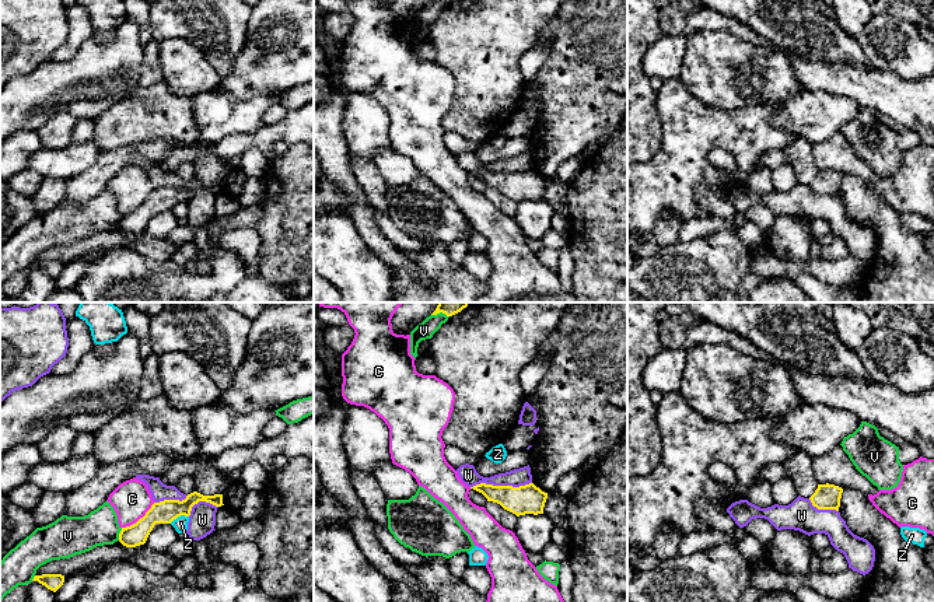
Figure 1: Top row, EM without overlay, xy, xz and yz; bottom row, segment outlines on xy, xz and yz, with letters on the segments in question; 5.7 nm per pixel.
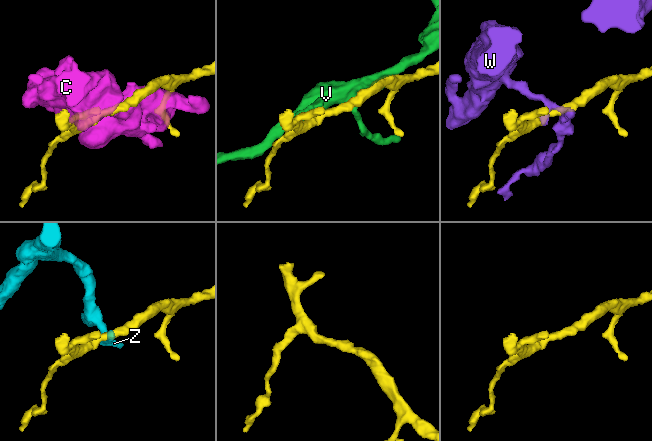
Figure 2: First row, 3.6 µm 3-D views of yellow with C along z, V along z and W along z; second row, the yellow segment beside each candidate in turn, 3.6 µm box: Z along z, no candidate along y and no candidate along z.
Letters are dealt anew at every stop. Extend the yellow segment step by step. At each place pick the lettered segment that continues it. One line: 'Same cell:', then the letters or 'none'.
Same cell: none

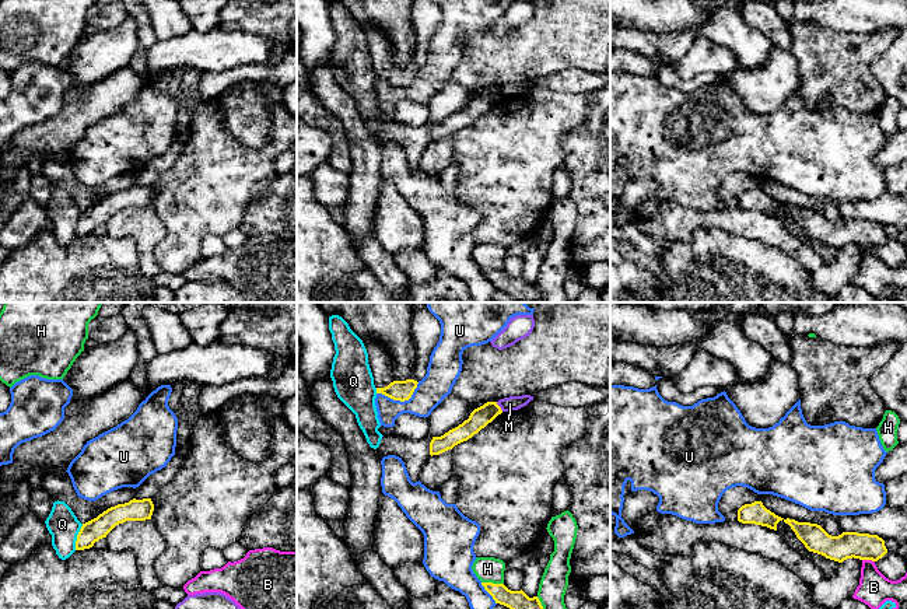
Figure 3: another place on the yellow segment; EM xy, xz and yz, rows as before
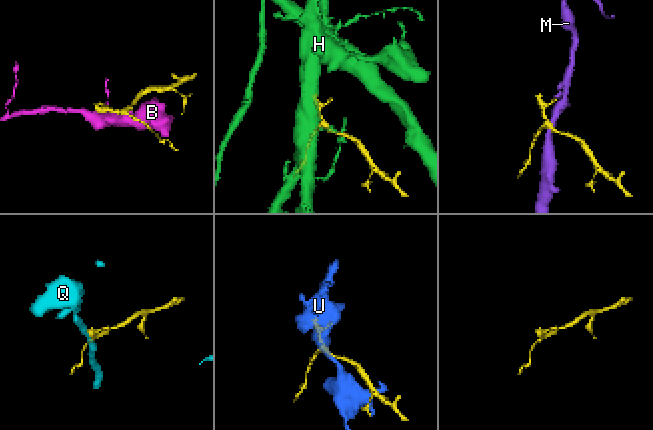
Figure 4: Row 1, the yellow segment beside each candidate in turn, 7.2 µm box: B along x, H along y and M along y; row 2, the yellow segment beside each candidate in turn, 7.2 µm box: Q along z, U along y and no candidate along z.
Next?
Same cell: none

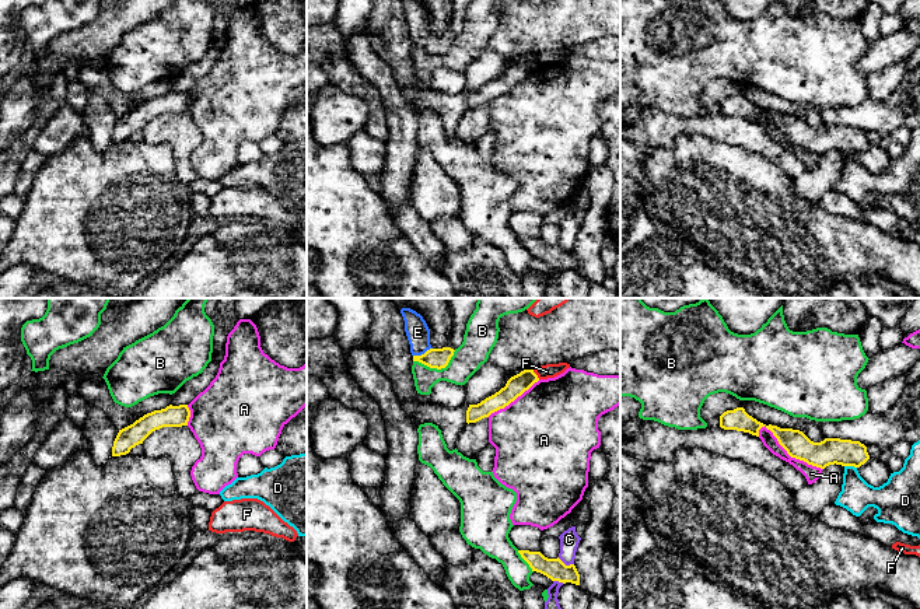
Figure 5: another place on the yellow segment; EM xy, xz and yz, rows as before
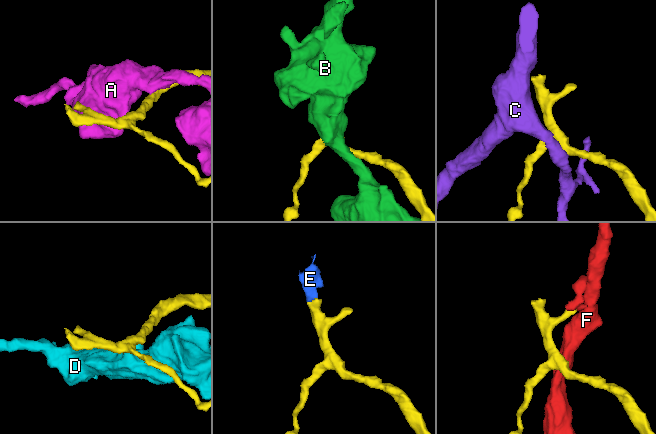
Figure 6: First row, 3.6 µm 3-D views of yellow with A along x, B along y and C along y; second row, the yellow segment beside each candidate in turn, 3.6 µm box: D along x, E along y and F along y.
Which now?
Same cell: E

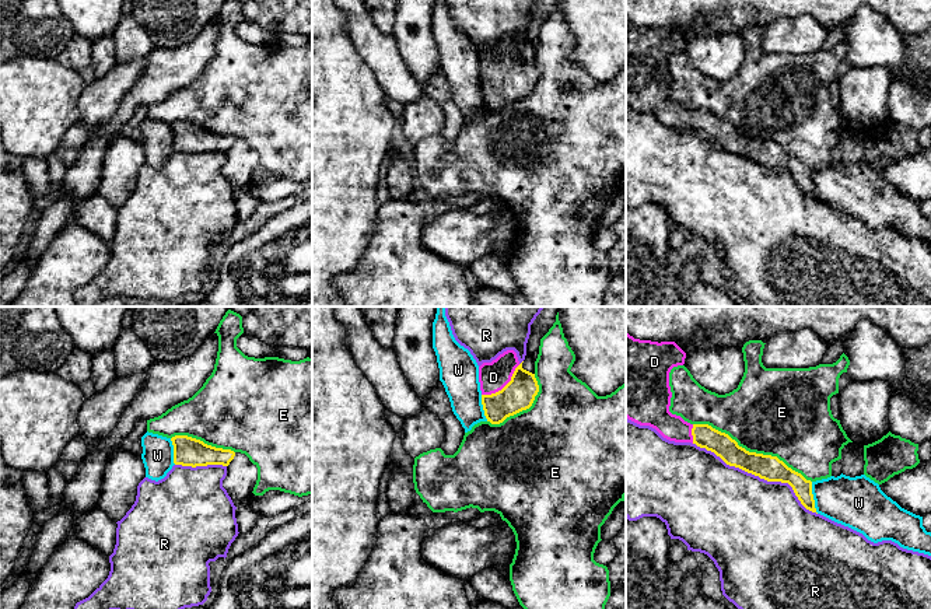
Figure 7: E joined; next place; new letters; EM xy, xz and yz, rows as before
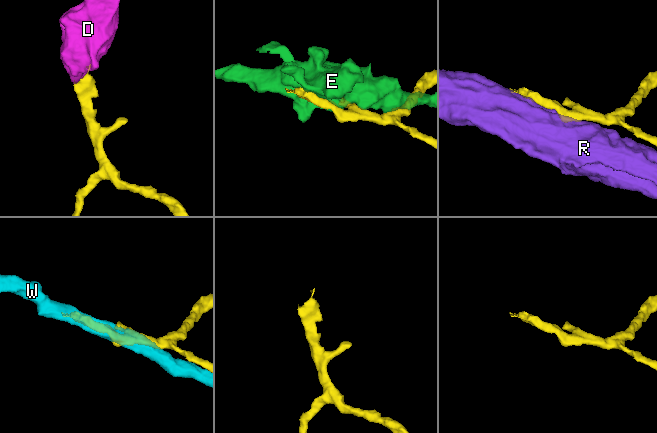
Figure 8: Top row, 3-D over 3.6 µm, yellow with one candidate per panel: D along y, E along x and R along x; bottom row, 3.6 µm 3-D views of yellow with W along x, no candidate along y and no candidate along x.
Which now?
Same cell: D

